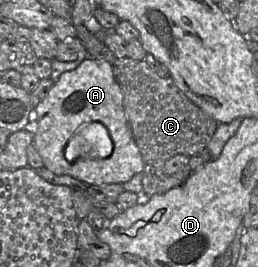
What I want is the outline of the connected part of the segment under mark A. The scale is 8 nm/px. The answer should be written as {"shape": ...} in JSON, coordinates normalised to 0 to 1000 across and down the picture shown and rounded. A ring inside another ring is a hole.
{"shape":[[[337,217],[298,255],[240,273],[182,360],[128,408],[128,423],[143,453],[128,539],[163,588],[171,622],[209,652],[275,659],[333,693],[388,693],[477,689],[523,652],[554,644],[562,610],[488,438],[477,345],[450,300],[434,236],[407,225]],[[357,457],[388,457],[419,483],[442,543],[438,569],[422,588],[349,581],[345,573],[306,588],[275,581],[275,566],[264,558],[271,521]]]}

